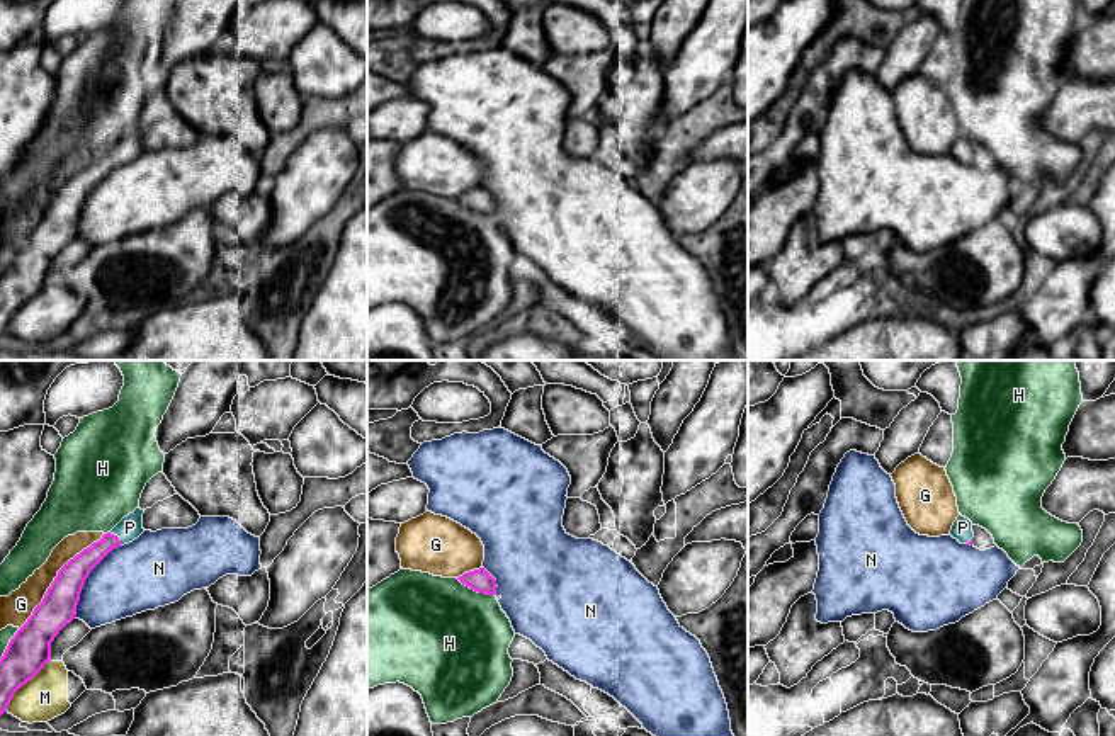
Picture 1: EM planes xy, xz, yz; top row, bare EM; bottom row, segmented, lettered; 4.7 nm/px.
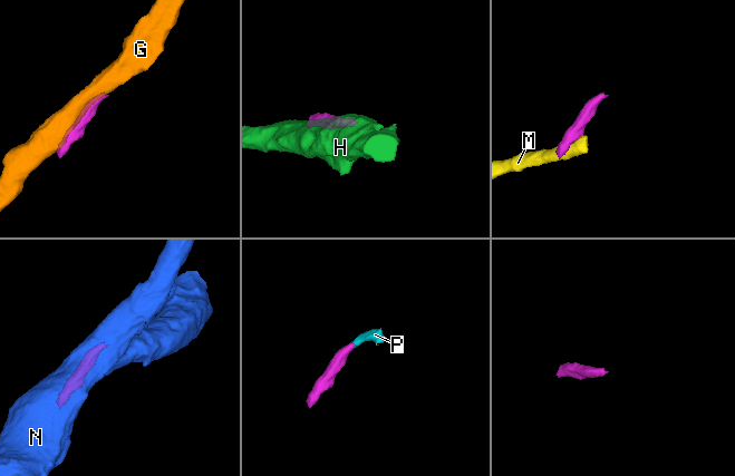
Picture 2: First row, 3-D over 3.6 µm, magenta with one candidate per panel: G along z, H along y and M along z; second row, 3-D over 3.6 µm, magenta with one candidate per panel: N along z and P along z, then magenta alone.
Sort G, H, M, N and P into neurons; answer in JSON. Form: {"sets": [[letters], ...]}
{"sets": [["G"], ["H"], ["M"], ["N"], ["P"]]}

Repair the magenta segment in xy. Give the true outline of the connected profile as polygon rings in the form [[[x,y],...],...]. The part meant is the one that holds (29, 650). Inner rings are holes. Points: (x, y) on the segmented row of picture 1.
[[[138,507],[58,571],[42,602],[15,632],[0,658],[0,716],[7,712],[14,694],[51,661],[51,643],[75,619],[80,593],[90,571],[112,549],[133,542],[144,532],[143,513],[144,510]]]

